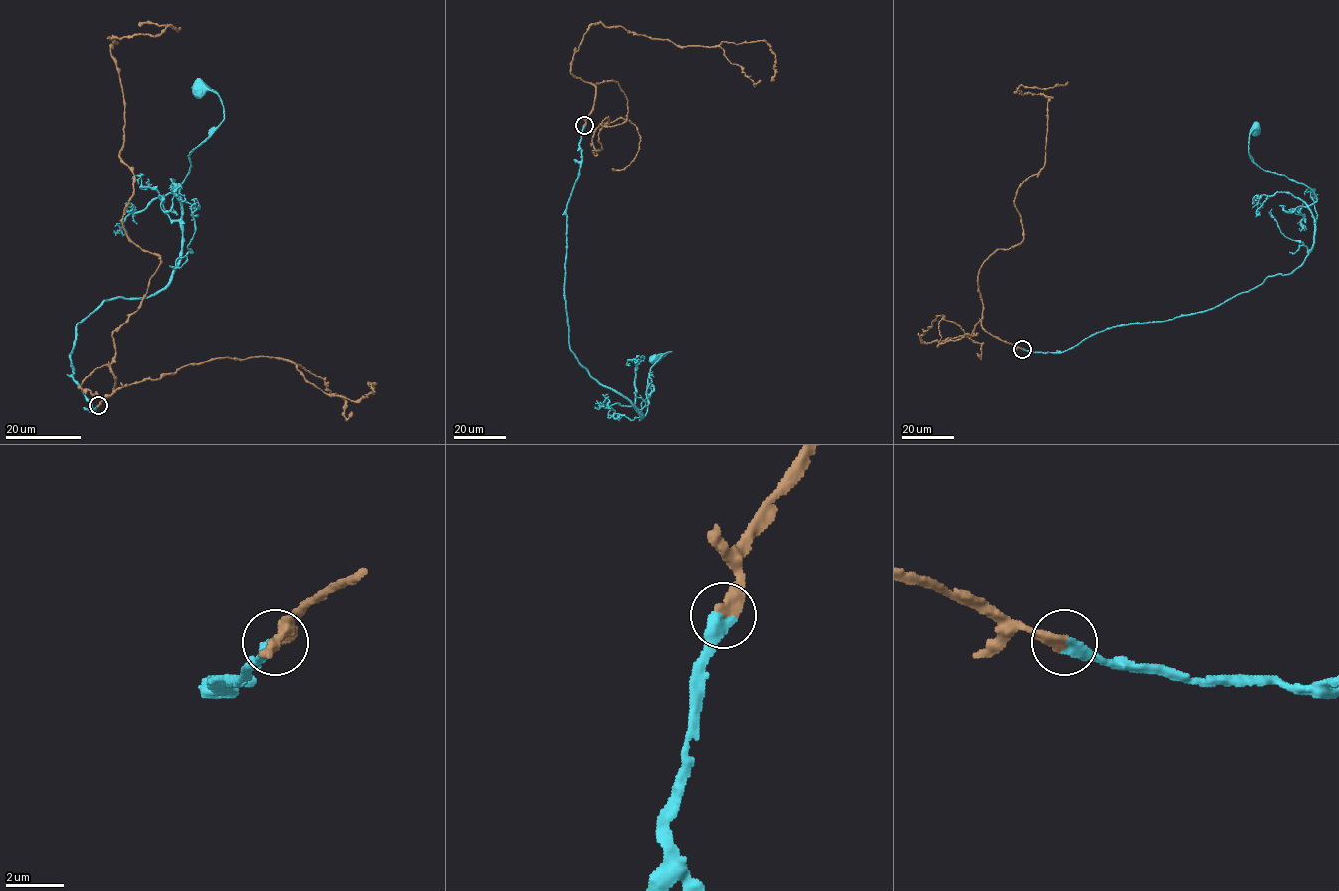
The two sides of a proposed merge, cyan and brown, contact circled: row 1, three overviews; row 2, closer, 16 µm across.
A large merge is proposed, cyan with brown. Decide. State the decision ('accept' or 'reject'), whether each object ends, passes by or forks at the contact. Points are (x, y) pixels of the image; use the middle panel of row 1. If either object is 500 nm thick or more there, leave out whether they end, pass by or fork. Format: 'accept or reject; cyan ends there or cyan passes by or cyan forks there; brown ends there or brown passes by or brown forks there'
accept; cyan ends there; brown ends there

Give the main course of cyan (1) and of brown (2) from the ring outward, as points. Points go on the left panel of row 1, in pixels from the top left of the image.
1: (99, 405), (72, 376), (75, 327), (169, 282), (189, 155), (223, 120), (197, 88)
2: (99, 405), (113, 332), (161, 261), (122, 224), (134, 178), (110, 38), (179, 29), (138, 26)

